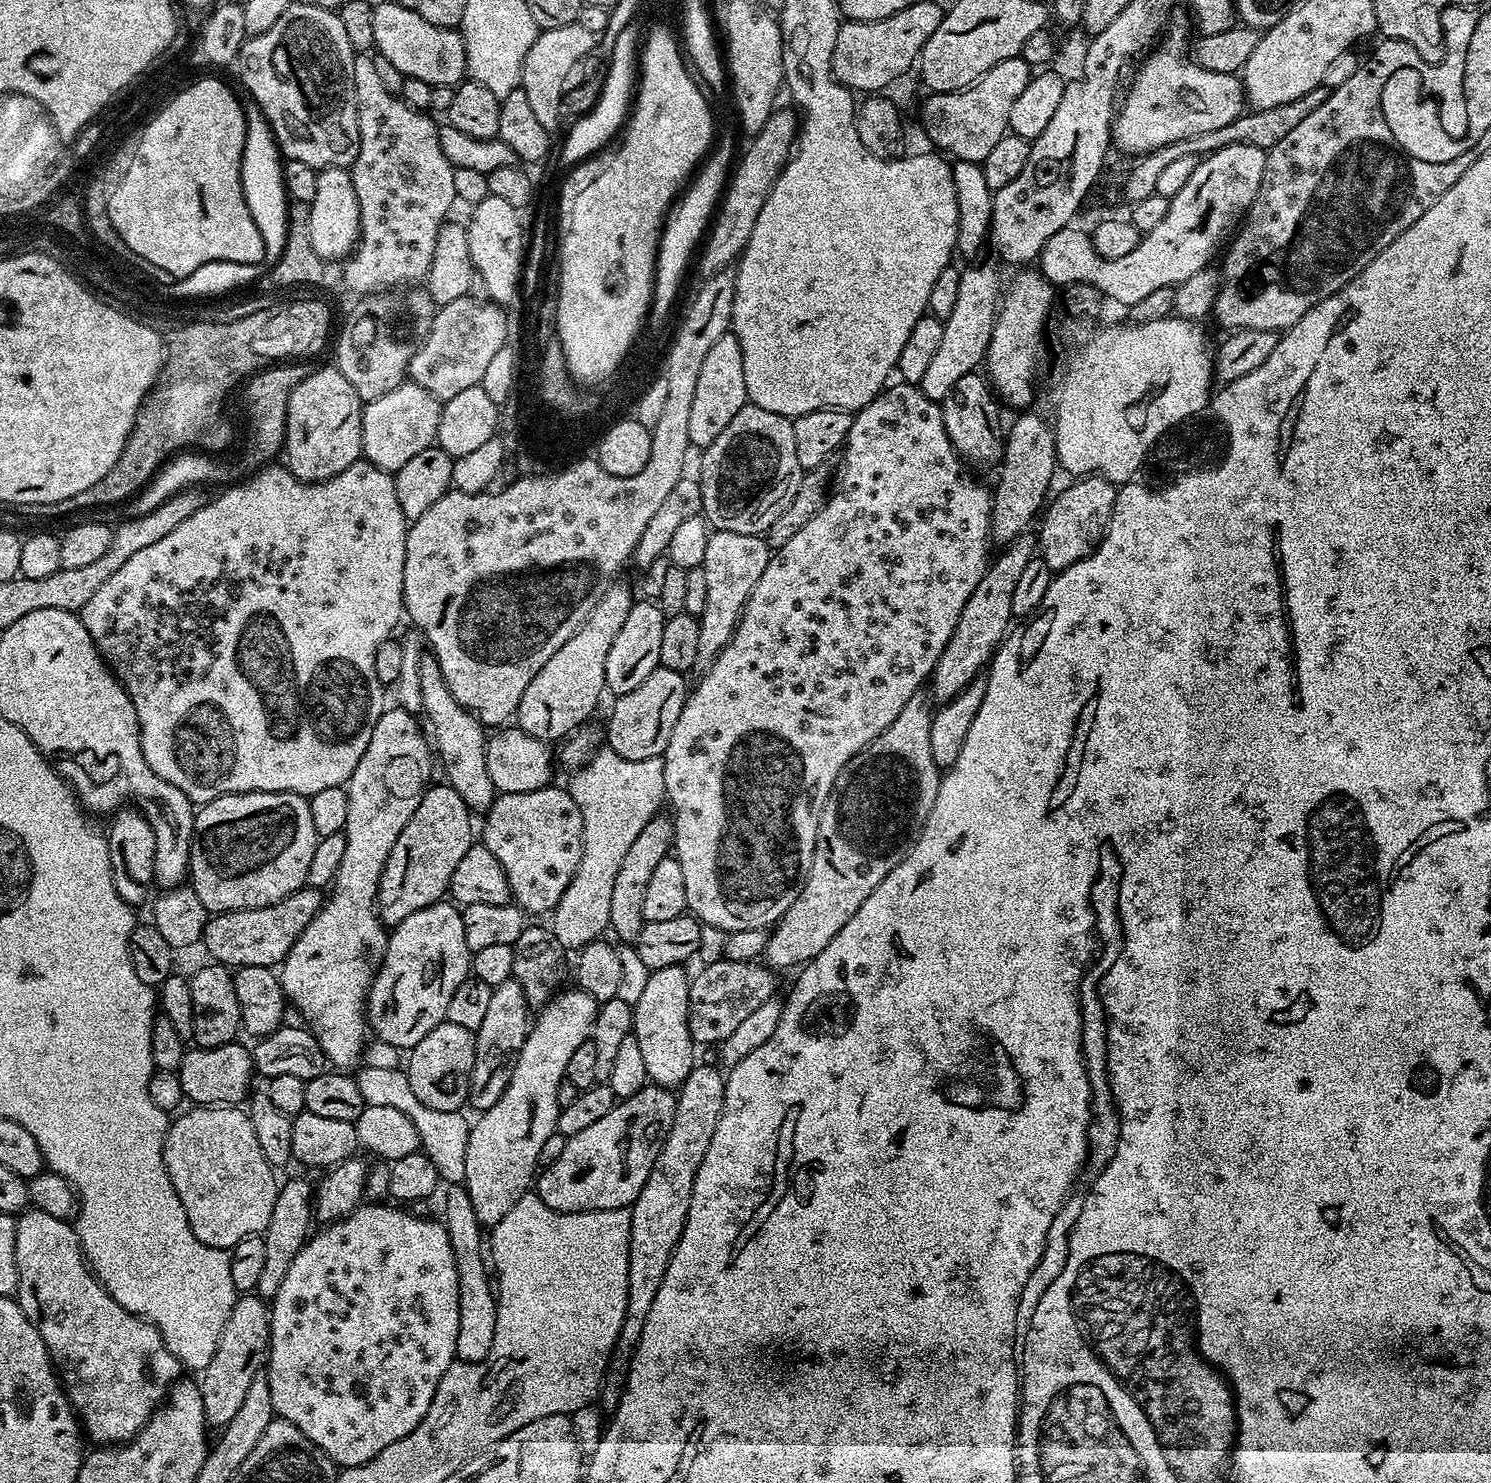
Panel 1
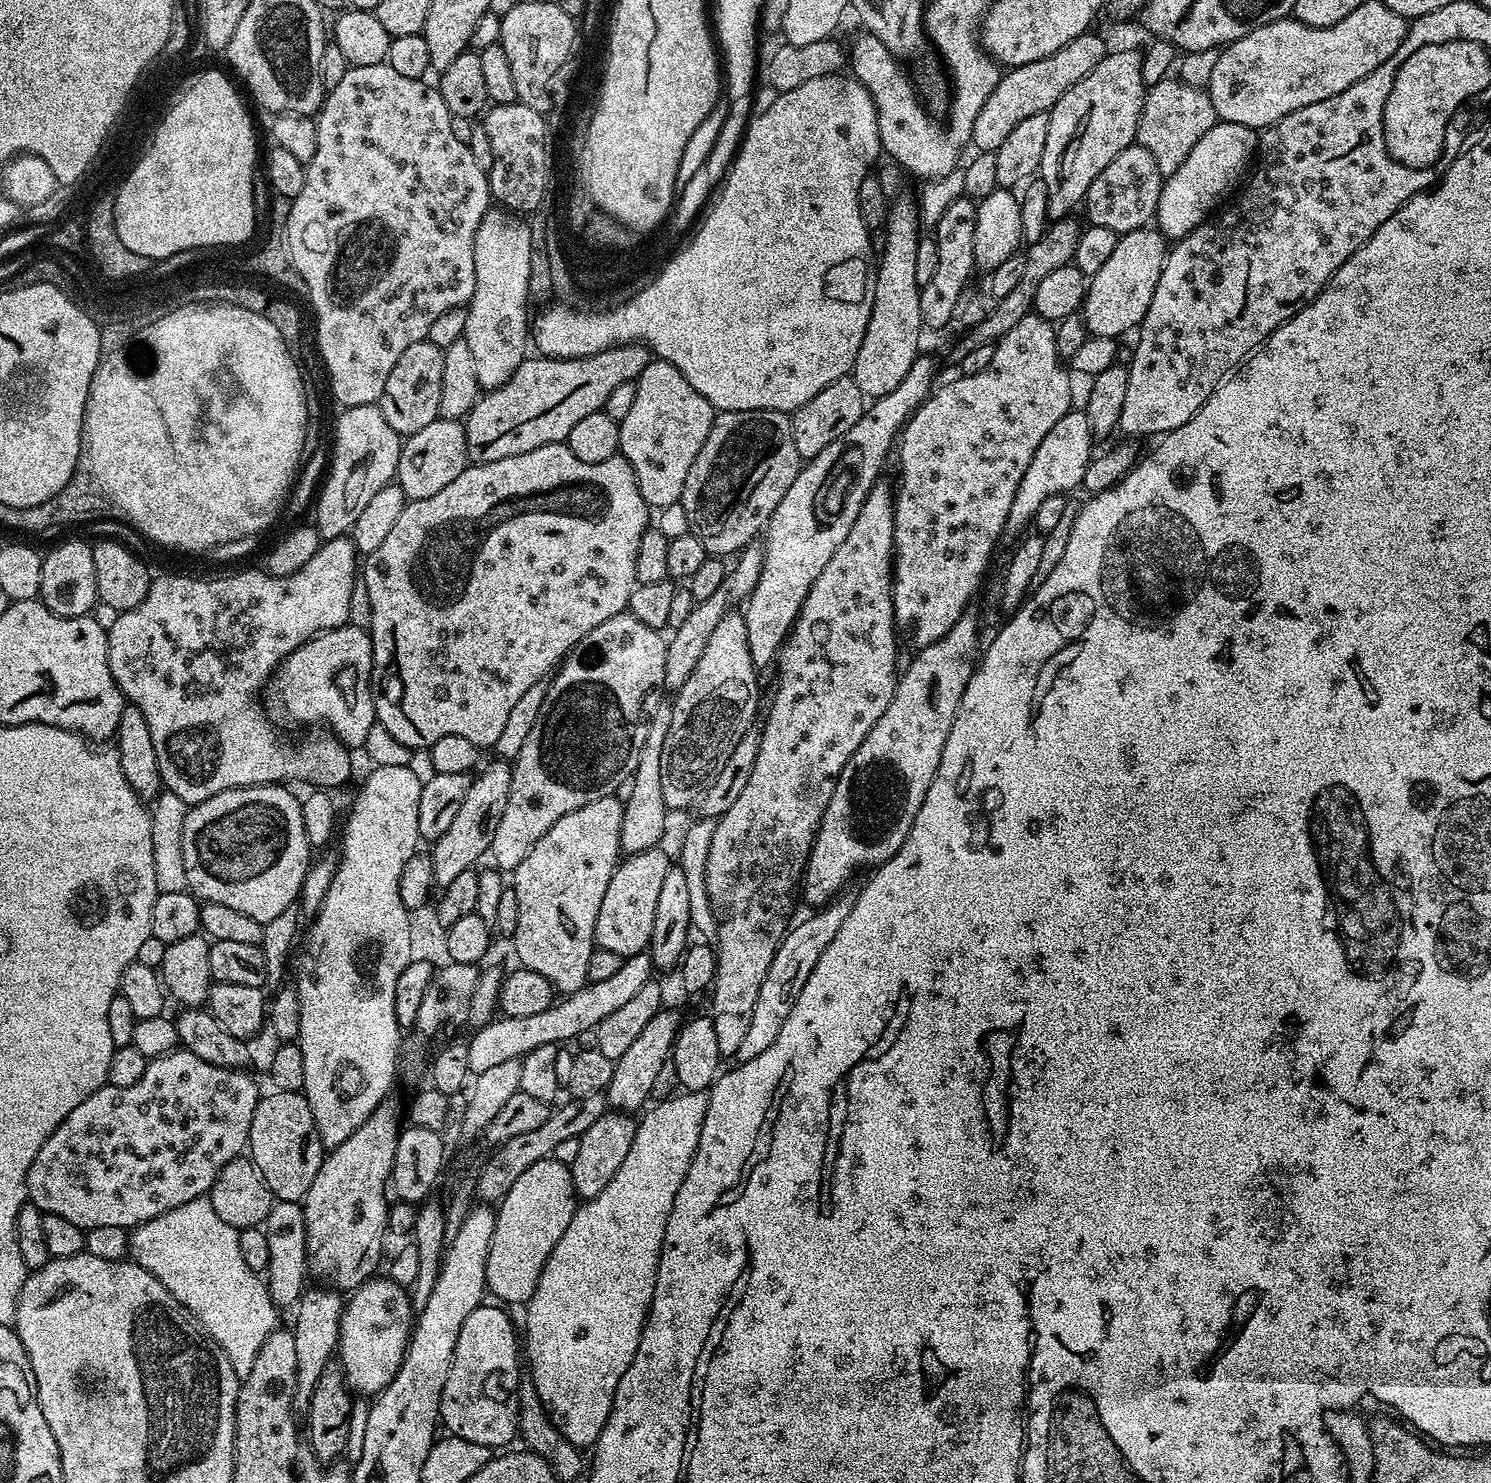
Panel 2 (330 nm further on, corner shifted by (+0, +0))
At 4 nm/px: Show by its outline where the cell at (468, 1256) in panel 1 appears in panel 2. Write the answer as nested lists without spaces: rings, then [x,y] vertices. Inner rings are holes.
[[[488,1302],[481,1303],[472,1311],[470,1318],[462,1322],[462,1330],[458,1332],[458,1342],[454,1346],[450,1378],[446,1378],[446,1390],[442,1390],[440,1403],[440,1424],[448,1427],[448,1436],[457,1436],[460,1440],[474,1442],[490,1450],[507,1449],[511,1445],[508,1443],[517,1439],[519,1429],[518,1386],[522,1375],[522,1340],[517,1325],[515,1328],[511,1318],[503,1312],[505,1309],[500,1308],[491,1308]]]

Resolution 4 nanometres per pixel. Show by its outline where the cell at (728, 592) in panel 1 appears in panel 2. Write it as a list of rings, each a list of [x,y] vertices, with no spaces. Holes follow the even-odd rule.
[[[739,611],[724,613],[722,622],[714,626],[706,651],[698,658],[698,666],[681,688],[675,689],[676,700],[671,701],[670,730],[666,730],[666,742],[662,742],[662,798],[670,810],[688,808],[699,801],[704,792],[718,778],[722,766],[730,762],[730,754],[742,742],[742,734],[753,731],[756,711],[760,708],[760,684],[756,681],[758,669],[750,658],[750,646],[746,642],[746,622]]]

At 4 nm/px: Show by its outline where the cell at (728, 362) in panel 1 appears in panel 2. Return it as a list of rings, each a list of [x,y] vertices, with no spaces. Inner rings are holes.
[[[659,358],[649,359],[636,380],[634,403],[626,418],[619,420],[619,455],[630,462],[638,490],[649,509],[659,510],[679,504],[680,495],[686,486],[686,474],[702,450],[702,442],[712,429],[714,409],[712,404],[670,362]]]

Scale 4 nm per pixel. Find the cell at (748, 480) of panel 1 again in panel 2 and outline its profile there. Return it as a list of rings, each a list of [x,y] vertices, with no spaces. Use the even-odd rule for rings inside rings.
[[[774,410],[720,412],[713,419],[706,442],[702,442],[702,450],[698,450],[698,458],[694,458],[694,466],[690,466],[690,474],[686,474],[686,486],[680,495],[679,503],[686,510],[689,532],[706,546],[709,557],[728,558],[728,555],[739,553],[767,529],[768,519],[774,514],[778,502],[782,502],[782,494],[790,490],[801,467],[789,413]]]

